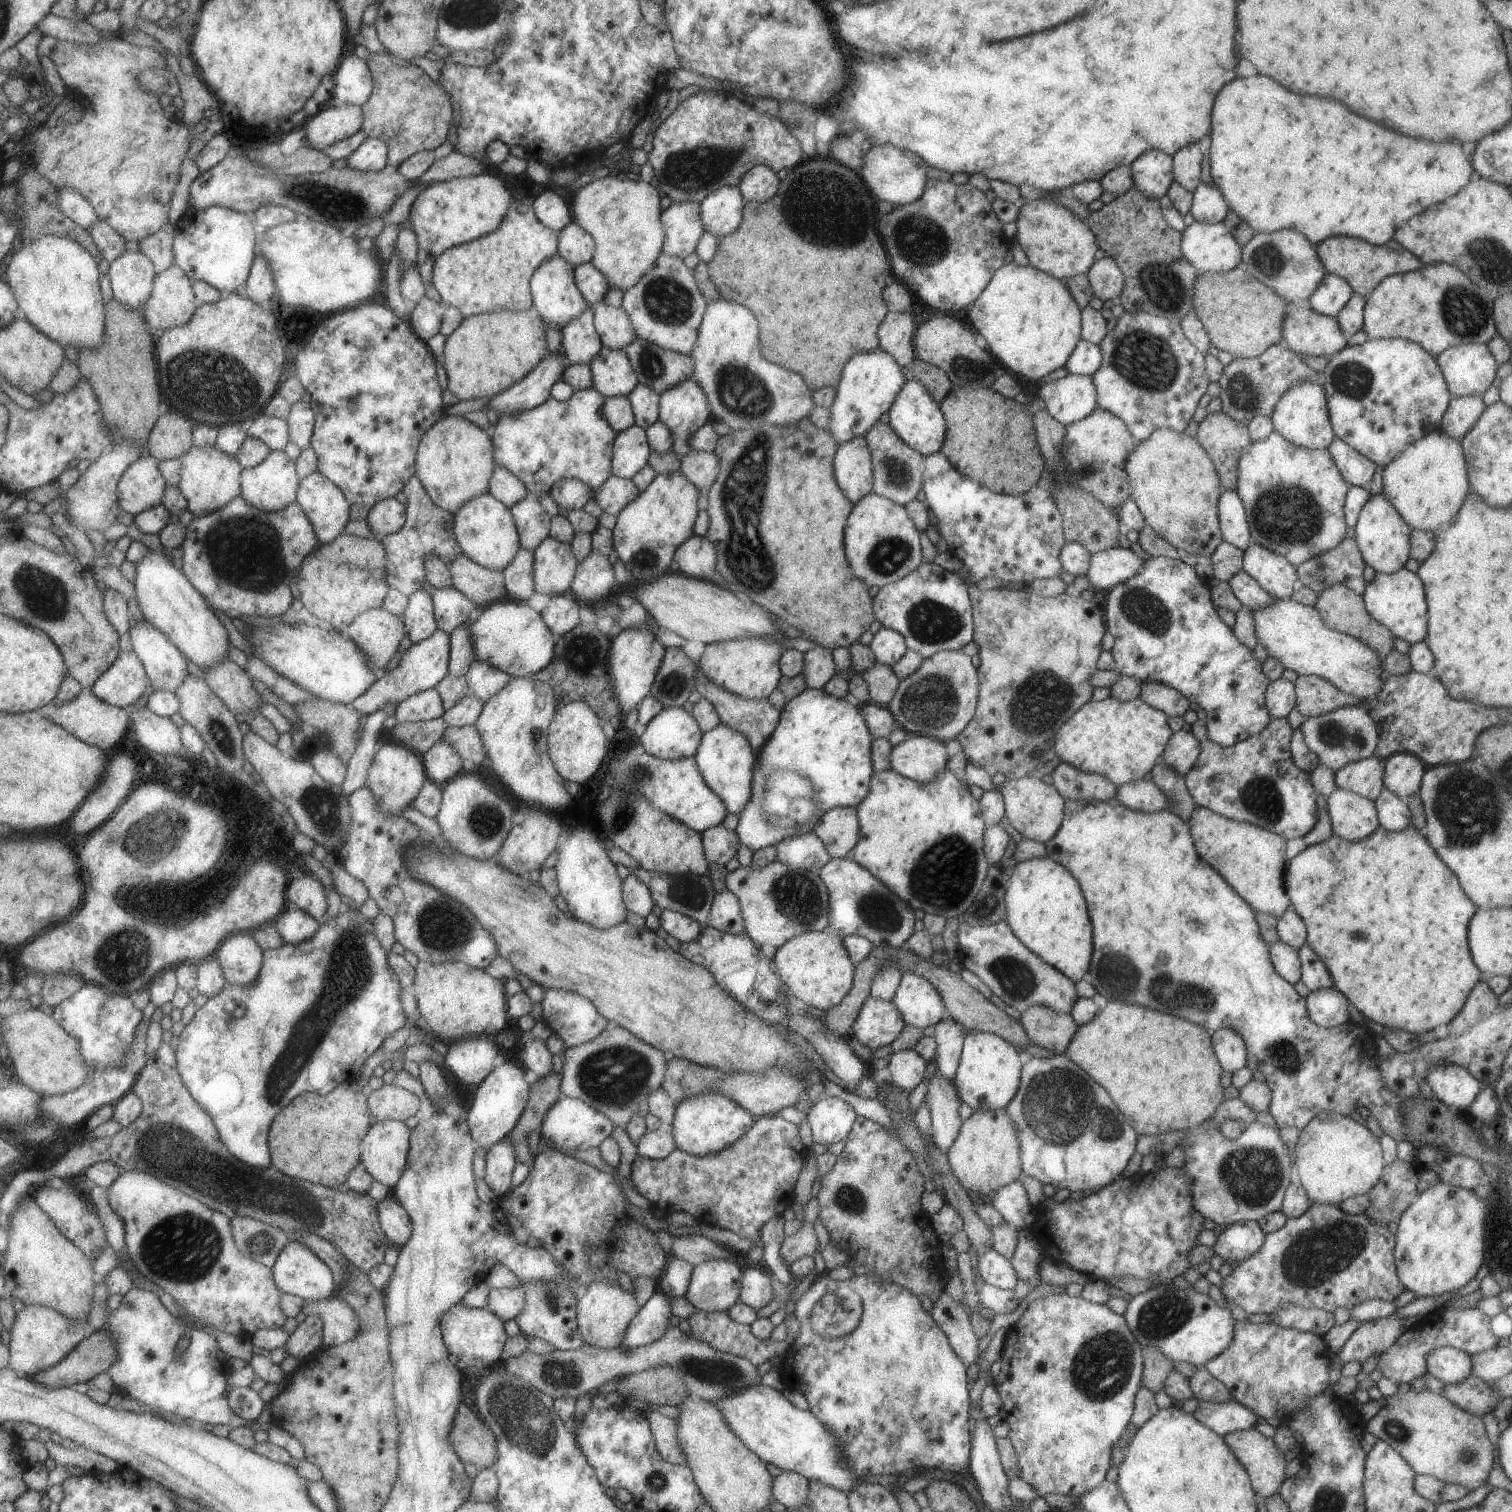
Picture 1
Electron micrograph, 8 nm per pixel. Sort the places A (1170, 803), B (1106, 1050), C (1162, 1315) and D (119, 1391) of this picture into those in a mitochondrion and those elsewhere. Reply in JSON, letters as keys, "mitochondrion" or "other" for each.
{"A":"other","B":"other","C":"mitochondrion","D":"other"}

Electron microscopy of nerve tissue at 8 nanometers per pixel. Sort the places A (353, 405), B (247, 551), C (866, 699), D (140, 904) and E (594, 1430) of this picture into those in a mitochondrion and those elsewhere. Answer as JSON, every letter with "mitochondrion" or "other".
{"A":"mitochondrion","B":"mitochondrion","C":"other","D":"mitochondrion","E":"other"}

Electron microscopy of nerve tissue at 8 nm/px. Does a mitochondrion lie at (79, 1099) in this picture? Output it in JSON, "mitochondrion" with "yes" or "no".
{"mitochondrion":"no"}

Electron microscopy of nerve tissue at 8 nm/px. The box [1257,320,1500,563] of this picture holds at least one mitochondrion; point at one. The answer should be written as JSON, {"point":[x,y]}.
{"point":[1353,380]}

